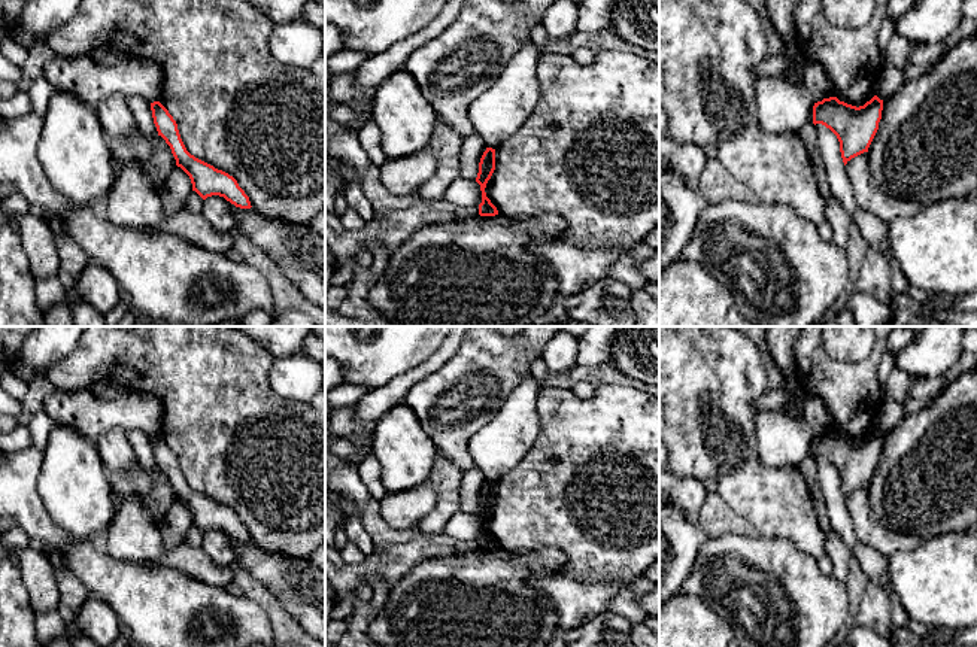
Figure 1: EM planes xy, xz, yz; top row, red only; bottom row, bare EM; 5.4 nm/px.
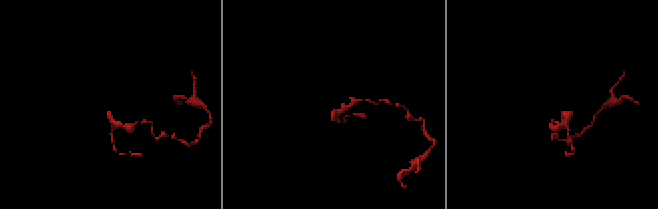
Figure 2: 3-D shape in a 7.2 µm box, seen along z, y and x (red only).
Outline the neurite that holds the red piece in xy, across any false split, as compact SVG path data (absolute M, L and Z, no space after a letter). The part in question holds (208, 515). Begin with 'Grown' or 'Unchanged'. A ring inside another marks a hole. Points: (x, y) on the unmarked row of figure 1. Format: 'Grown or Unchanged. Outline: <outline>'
Unchanged. Outline: M160 435L151 437L151 444L158 470L161 470L170 480L176 499L189 510L192 525L195 525L203 534L212 529L219 529L236 541L252 541L249 531L233 510L195 492L186 485L176 455Z

